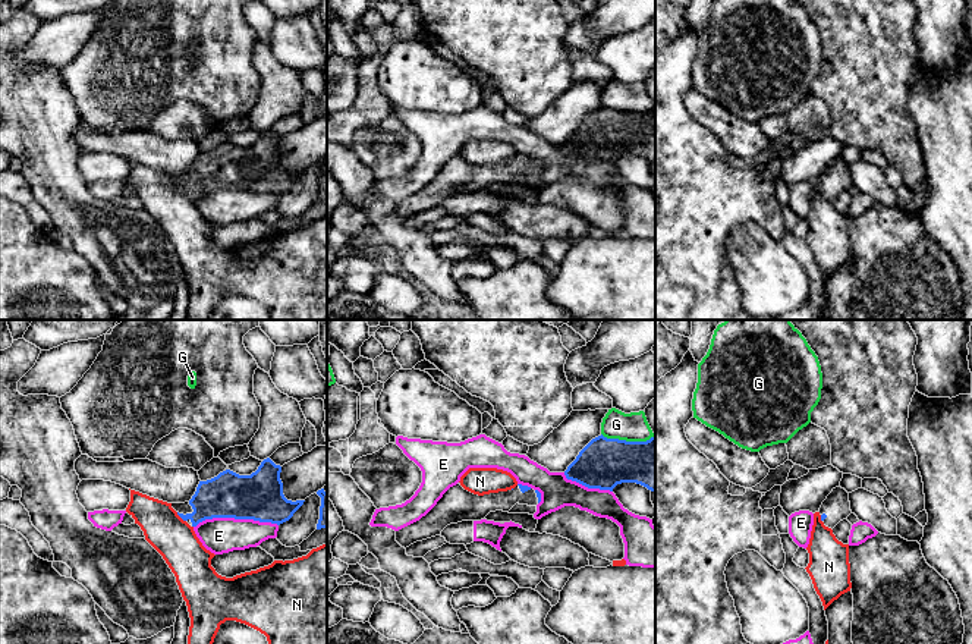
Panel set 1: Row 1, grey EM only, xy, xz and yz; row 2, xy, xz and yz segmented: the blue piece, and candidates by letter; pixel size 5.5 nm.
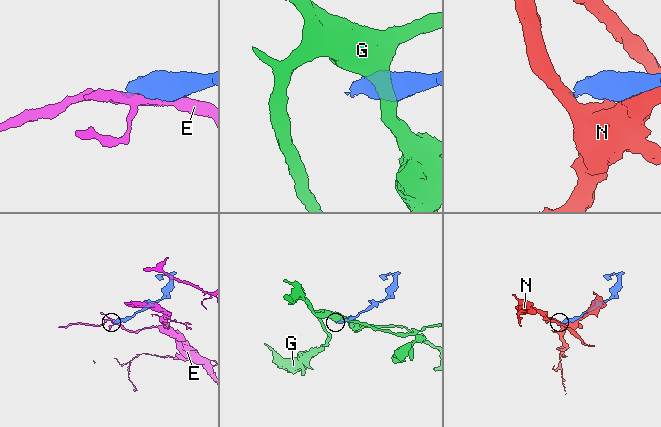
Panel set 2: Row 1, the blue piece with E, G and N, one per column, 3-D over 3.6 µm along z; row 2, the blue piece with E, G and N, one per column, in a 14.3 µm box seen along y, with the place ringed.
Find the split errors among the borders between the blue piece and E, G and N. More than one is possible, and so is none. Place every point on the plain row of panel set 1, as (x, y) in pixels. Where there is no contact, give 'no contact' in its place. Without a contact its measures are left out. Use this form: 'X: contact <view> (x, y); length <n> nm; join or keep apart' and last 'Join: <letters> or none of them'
E: contact xy (235, 189); length 460 nm; keep apart
G: contact xz (628, 113); length 280 nm; keep apart
N: contact xy (181, 188); length 80 nm; keep apart
Join: none of them

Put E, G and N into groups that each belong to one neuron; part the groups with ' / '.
E / G / N

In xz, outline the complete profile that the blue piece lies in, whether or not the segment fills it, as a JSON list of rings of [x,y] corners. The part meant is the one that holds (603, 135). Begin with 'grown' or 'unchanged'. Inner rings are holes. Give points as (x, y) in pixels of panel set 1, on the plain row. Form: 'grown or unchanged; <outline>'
unchanged; [[[603,106],[592,110],[564,142],[567,151],[588,160],[610,161],[622,154],[636,154],[655,163],[655,109],[647,113],[607,110]]]

